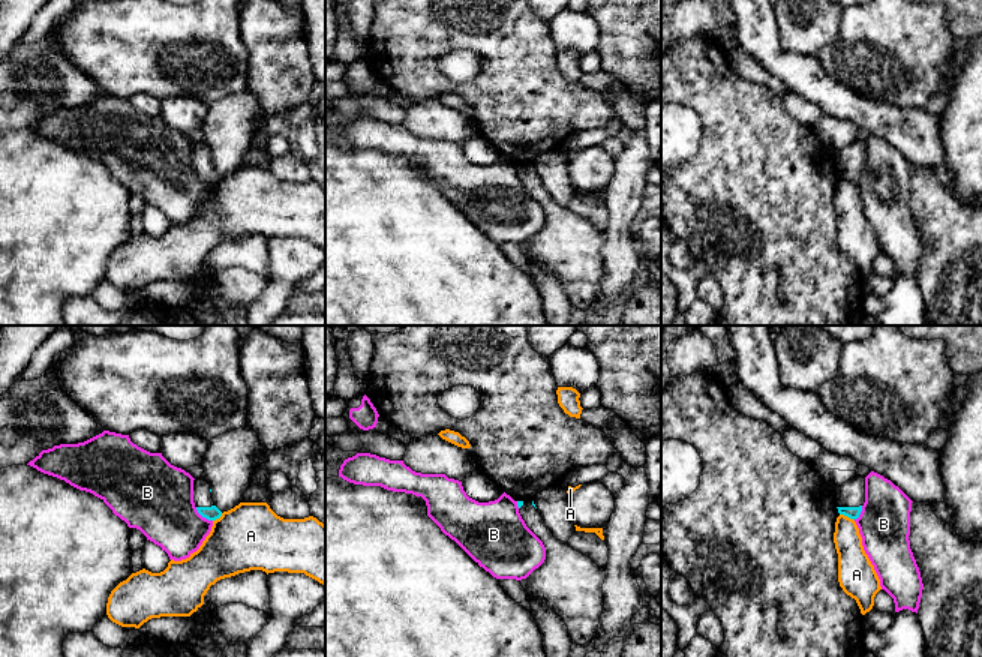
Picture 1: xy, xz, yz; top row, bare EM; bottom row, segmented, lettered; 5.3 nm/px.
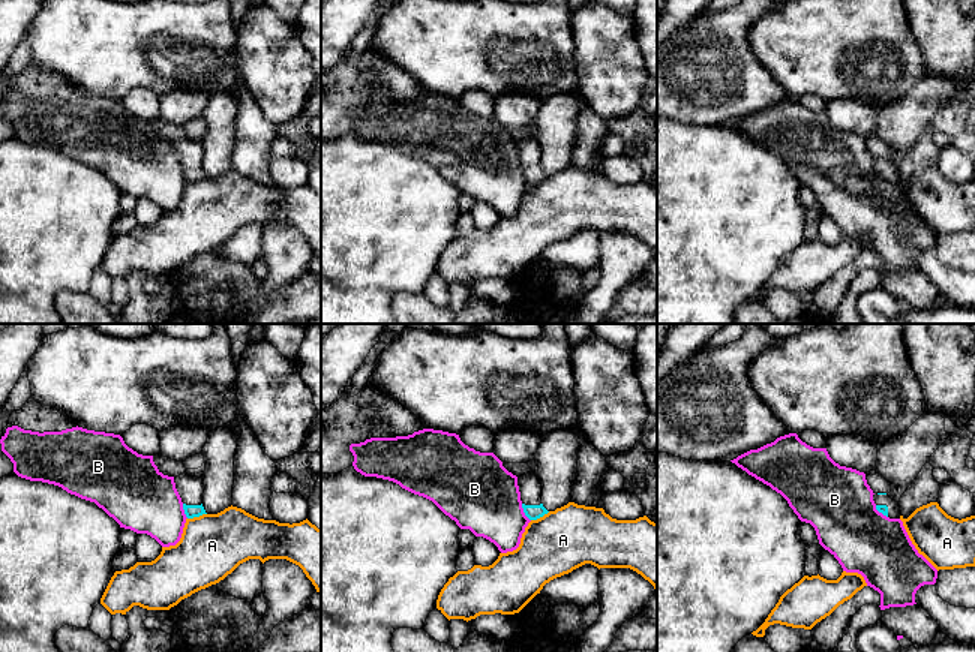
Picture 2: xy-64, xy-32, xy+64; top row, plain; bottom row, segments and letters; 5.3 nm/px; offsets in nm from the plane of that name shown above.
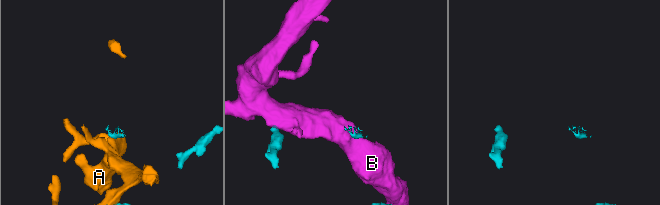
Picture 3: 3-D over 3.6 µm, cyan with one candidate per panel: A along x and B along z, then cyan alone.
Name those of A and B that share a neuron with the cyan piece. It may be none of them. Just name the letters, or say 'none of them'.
none of them

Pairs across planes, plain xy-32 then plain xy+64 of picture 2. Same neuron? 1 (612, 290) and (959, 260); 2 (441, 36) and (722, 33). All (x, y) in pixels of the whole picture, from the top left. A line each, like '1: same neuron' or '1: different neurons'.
1: same neuron
2: different neurons

